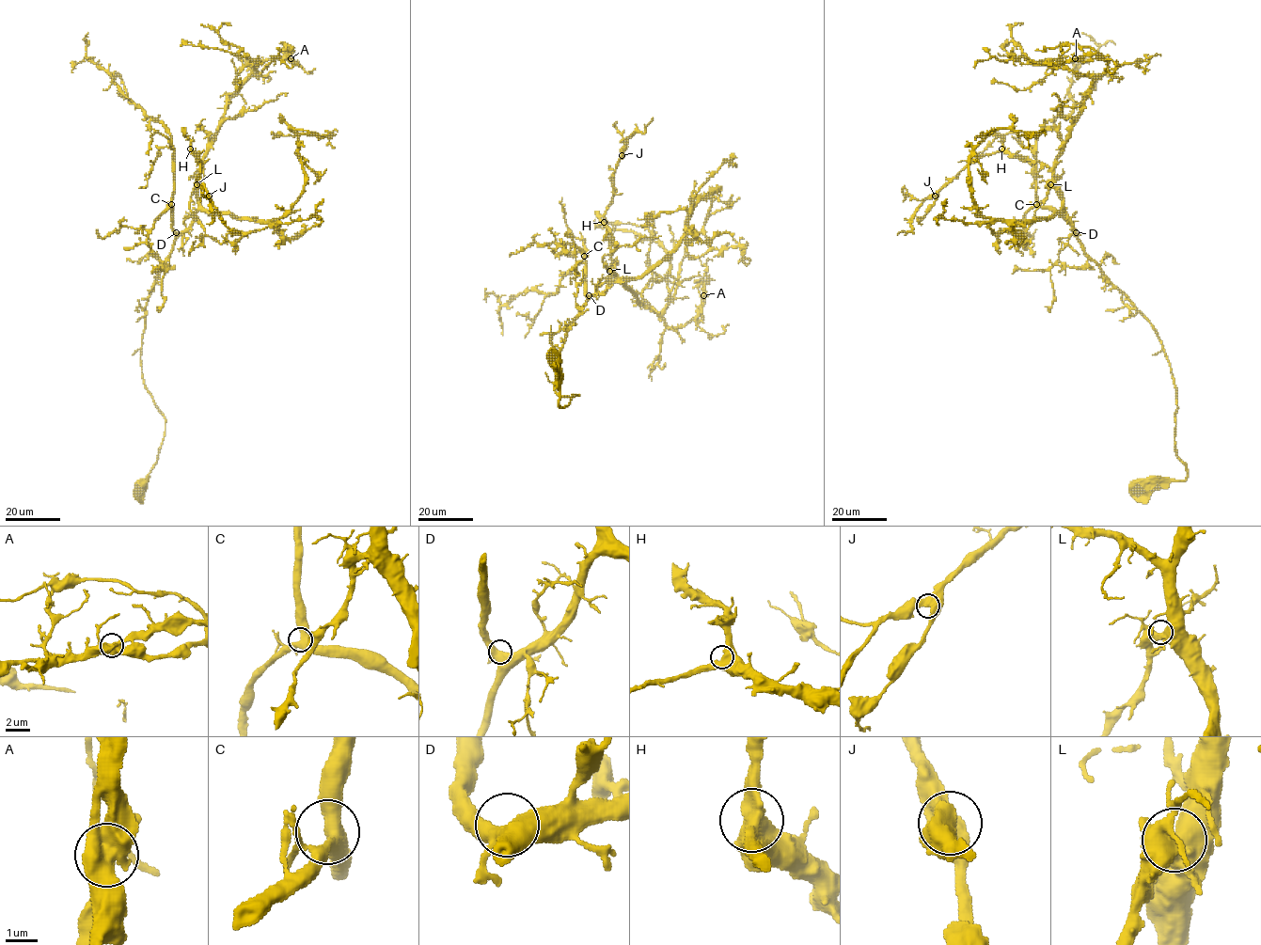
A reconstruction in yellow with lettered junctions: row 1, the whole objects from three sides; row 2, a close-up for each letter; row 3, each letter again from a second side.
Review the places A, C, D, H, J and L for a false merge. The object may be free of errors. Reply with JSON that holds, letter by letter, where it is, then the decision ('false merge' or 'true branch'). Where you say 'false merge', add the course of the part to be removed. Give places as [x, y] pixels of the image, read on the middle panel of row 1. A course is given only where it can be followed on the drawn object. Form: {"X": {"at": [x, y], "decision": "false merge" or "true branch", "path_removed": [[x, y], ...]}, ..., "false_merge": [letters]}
{"A": {"at": [703, 295], "decision": "false merge", "path_removed": [[704, 295], [702, 280], [693, 289]]}, "C": {"at": [584, 256], "decision": "true branch"}, "D": {"at": [589, 295], "decision": "true branch"}, "H": {"at": [604, 222], "decision": "true branch"}, "J": {"at": [622, 155], "decision": "true branch"}, "L": {"at": [609, 271], "decision": "true branch"}, "false_merge": ["A"]}

